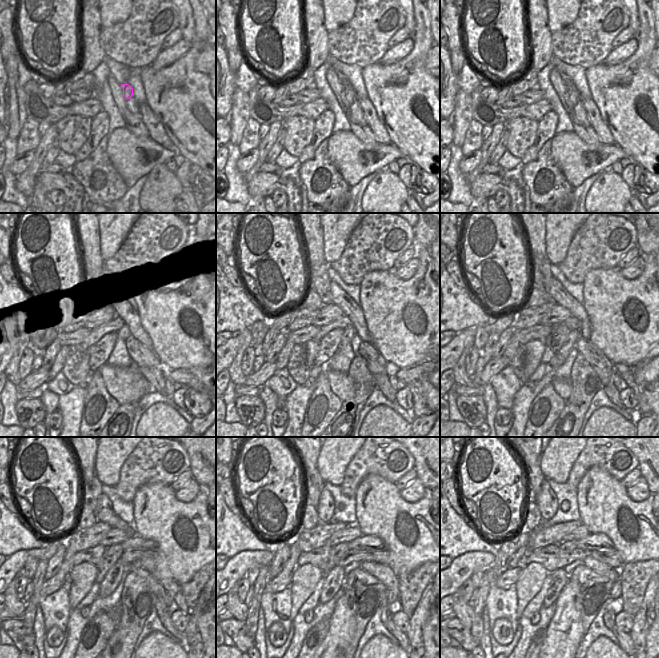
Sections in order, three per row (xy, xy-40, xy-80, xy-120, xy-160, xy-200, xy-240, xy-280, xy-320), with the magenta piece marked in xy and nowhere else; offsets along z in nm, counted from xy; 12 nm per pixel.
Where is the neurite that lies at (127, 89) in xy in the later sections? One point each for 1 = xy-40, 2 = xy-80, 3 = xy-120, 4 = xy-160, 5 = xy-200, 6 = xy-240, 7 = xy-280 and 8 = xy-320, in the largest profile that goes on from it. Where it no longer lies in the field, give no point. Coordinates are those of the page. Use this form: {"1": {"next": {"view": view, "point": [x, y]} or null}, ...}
{"1": {"next": {"view": "xy-40", "point": [351, 97]}}, "2": {"next": {"view": "xy-80", "point": [574, 97]}}, "3": {"next": {"view": "xy-120", "point": [123, 333]}}, "4": {"next": {"view": "xy-160", "point": [349, 332]}}, "5": {"next": {"view": "xy-200", "point": [558, 359]}}, "6": {"next": {"view": "xy-240", "point": [111, 580]}}, "7": {"next": {"view": "xy-280", "point": [333, 581]}}, "8": {"next": {"view": "xy-320", "point": [559, 578]}}}

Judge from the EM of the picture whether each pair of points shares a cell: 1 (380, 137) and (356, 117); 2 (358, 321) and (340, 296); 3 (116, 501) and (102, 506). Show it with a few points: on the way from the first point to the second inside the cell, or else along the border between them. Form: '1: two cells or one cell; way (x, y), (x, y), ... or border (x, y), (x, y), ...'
1: two cells; border (357, 102), (367, 124)
2: one cell; way (355, 315), (344, 302)
3: two cells; border (102, 492), (109, 499), (112, 509), (125, 522)

